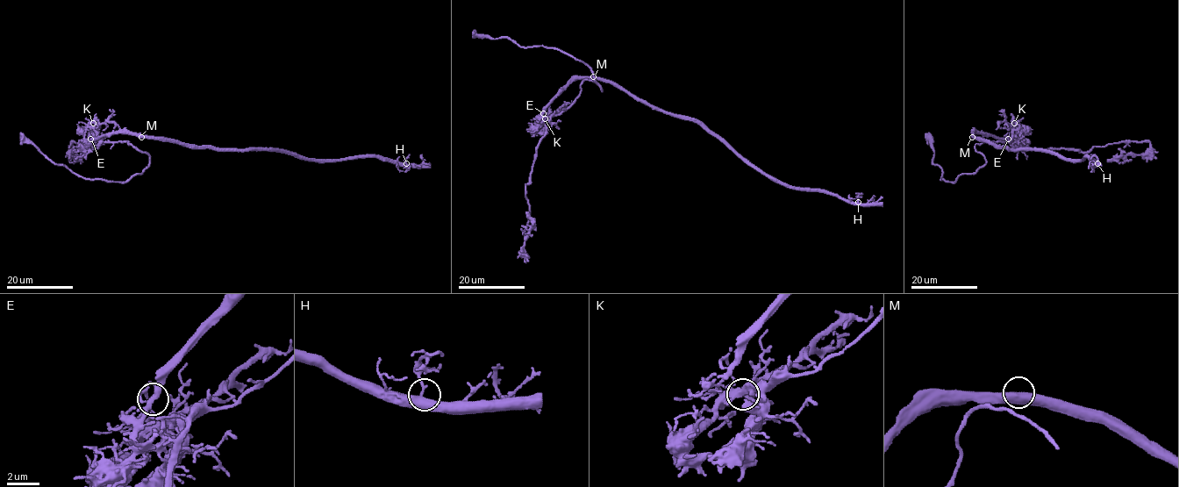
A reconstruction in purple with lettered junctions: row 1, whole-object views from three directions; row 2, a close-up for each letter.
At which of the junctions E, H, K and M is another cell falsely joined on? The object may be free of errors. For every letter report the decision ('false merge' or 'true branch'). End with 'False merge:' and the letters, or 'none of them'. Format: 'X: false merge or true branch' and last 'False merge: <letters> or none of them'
E: false merge
H: true branch
K: true branch
M: true branch
False merge: E

